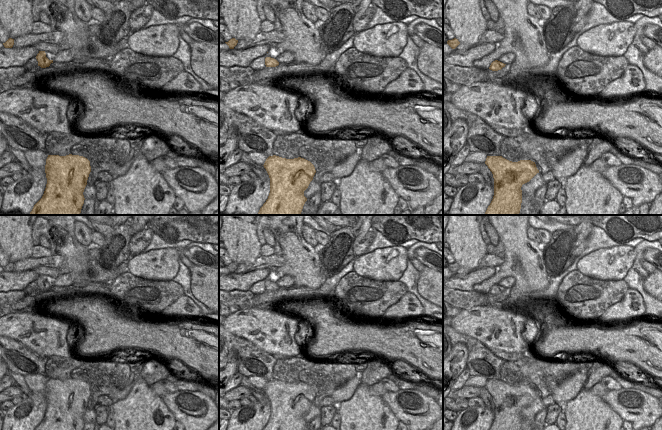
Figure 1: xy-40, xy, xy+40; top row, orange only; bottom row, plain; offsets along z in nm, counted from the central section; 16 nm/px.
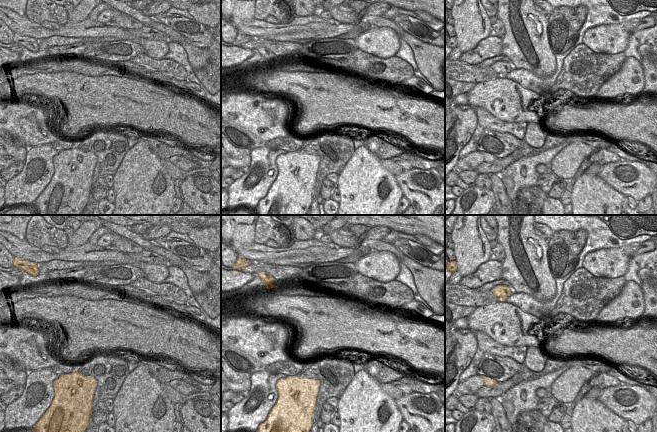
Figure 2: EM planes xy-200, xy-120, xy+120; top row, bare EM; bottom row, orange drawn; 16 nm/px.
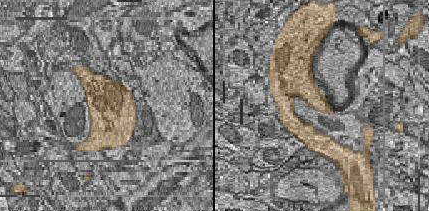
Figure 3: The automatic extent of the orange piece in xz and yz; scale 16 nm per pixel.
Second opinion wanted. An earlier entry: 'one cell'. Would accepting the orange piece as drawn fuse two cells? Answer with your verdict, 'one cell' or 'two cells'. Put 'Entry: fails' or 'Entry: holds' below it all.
one cell
Entry: holds

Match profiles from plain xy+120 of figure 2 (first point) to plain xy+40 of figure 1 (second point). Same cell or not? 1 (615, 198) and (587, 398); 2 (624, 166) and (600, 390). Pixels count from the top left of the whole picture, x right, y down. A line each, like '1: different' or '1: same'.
1: same
2: different

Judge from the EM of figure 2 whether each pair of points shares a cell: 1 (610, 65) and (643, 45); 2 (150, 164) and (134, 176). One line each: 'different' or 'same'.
1: different
2: same

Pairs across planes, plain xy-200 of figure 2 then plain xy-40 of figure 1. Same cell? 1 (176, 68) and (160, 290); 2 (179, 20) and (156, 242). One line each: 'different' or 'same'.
1: same
2: different

